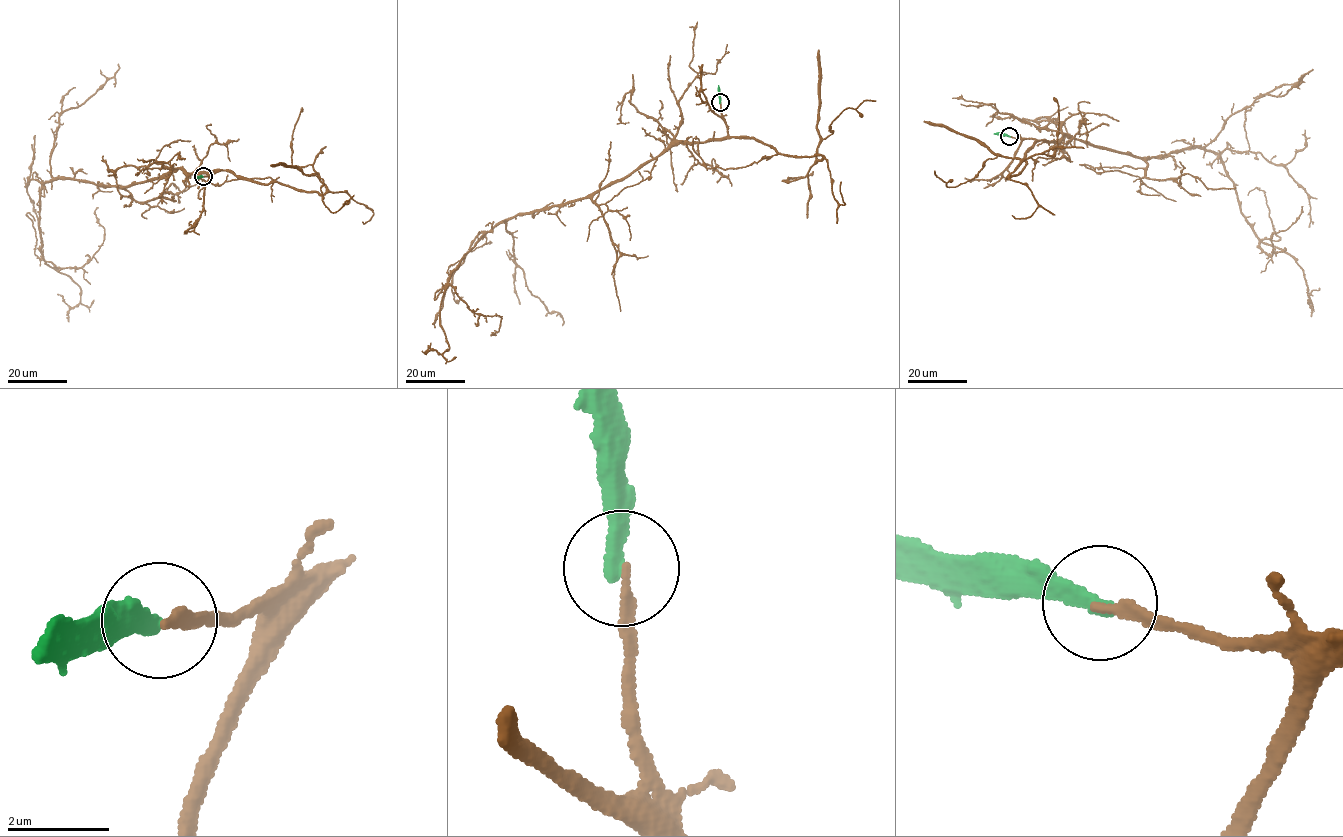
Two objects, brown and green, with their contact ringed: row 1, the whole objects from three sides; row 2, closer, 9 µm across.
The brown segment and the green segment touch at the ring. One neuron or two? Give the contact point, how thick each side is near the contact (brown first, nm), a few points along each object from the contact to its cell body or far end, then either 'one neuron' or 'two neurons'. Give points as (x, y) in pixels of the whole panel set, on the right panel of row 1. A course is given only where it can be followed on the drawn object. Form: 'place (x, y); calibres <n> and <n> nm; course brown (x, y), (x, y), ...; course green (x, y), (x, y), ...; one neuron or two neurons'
place (1009, 136); calibres 190 and 280 nm; course brown (1009, 136), (1053, 142), (1067, 134), (1142, 158), (1211, 151), (1252, 230), (1301, 268), (1308, 302), (1319, 287); course green (1009, 136), (994, 133); two neurons

